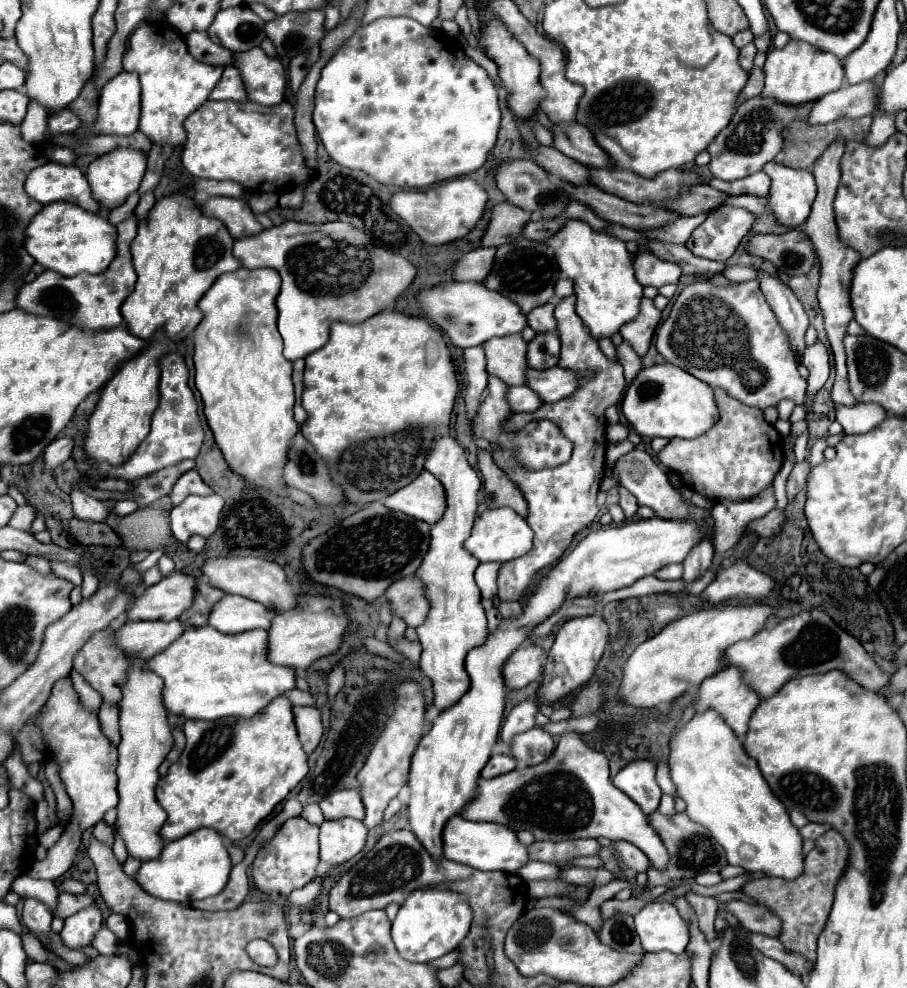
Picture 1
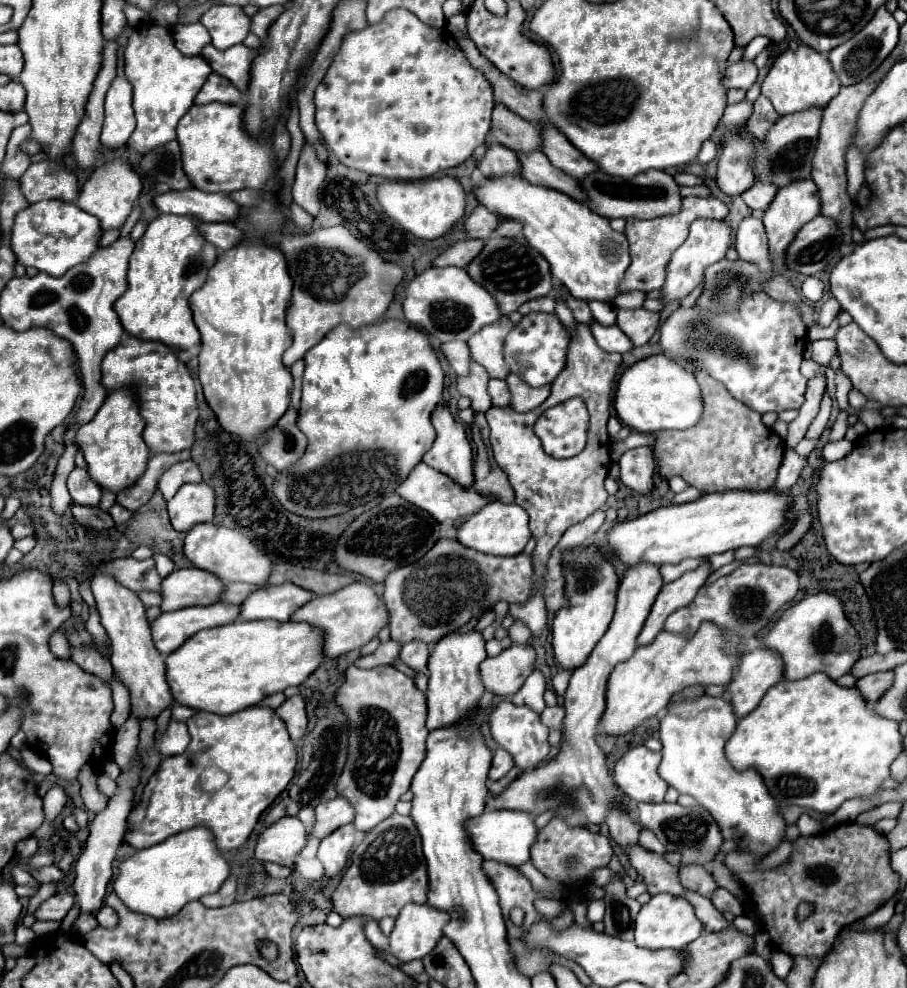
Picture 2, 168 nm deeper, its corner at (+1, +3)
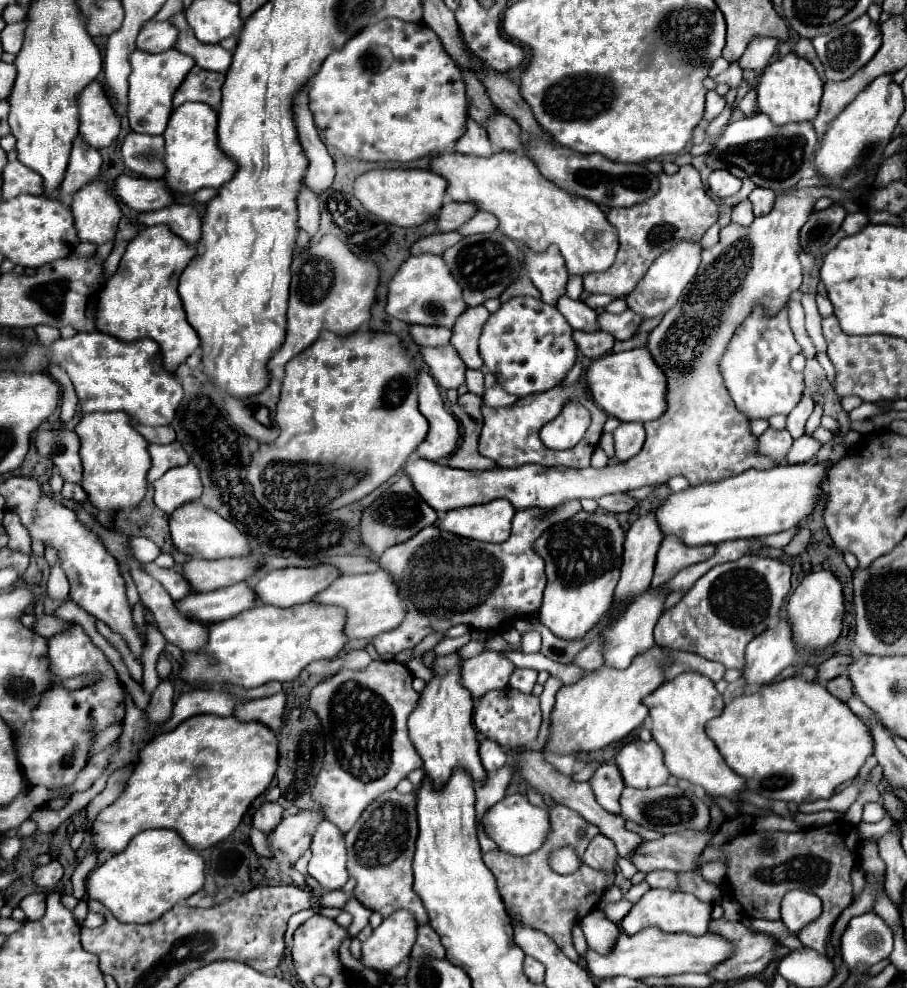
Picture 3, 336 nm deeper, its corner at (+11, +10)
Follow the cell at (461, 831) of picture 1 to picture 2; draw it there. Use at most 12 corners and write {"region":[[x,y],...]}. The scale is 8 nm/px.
{"region":[[485,811],[465,821],[473,849],[519,867],[529,861],[533,815]]}

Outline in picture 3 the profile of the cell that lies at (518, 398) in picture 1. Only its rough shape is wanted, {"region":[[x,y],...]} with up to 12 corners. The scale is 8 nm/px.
{"region":[[467,370],[467,388],[473,394],[483,394],[483,372]]}

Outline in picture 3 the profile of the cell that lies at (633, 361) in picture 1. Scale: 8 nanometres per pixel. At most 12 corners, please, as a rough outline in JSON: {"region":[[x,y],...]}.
{"region":[[557,300],[571,328],[597,330],[597,314],[581,300]]}

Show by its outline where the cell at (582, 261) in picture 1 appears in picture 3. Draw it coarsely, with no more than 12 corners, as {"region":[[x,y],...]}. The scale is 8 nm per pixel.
{"region":[[521,152],[439,154],[449,198],[475,198],[569,274],[607,270],[603,210],[553,186]]}

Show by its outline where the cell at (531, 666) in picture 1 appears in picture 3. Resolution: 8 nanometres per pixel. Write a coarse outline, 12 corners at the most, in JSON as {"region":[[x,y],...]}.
{"region":[[499,652],[461,662],[461,684],[479,700],[505,688],[513,664]]}

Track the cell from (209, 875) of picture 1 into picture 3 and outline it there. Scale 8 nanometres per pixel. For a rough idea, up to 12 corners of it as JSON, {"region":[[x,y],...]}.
{"region":[[145,830],[87,876],[87,898],[149,924],[199,892],[205,862]]}

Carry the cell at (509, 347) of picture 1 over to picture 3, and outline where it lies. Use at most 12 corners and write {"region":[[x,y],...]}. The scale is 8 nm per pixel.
{"region":[[467,308],[449,344],[467,368],[483,368],[477,340],[487,308]]}

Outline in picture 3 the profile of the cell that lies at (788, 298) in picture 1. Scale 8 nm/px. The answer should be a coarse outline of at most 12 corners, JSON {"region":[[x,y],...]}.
{"region":[[749,200],[733,206],[731,220],[741,226],[753,222],[753,206]]}

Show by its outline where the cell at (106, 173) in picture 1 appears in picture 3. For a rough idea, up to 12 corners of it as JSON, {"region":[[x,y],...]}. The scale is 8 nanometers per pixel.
{"region":[[95,180],[71,200],[81,242],[115,240],[121,210]]}

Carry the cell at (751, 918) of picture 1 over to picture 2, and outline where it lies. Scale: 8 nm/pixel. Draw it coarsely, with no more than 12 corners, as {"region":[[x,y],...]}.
{"region":[[727,889],[713,893],[713,905],[725,913],[743,915],[741,901]]}

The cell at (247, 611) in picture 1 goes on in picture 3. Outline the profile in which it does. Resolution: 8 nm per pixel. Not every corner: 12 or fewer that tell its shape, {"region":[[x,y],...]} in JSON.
{"region":[[331,564],[277,568],[255,584],[259,604],[311,602],[341,572]]}

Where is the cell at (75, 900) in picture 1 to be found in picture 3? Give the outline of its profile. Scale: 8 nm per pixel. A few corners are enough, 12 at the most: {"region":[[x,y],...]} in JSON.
{"region":[[29,894],[19,902],[27,920],[45,914],[47,894]]}

